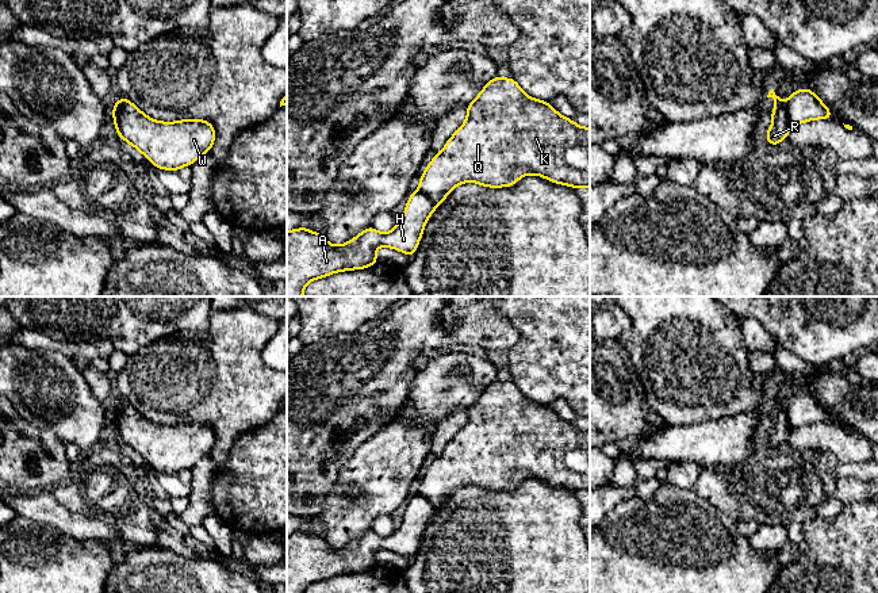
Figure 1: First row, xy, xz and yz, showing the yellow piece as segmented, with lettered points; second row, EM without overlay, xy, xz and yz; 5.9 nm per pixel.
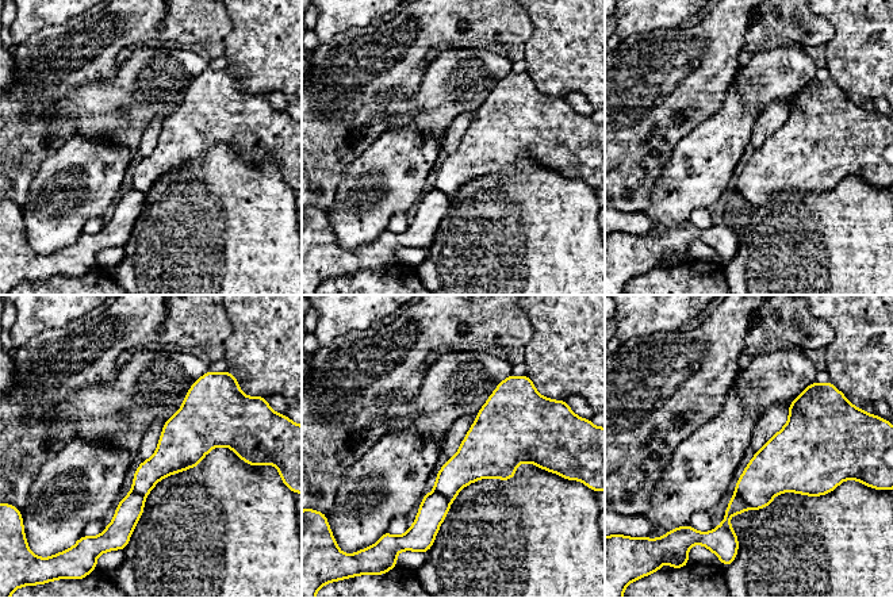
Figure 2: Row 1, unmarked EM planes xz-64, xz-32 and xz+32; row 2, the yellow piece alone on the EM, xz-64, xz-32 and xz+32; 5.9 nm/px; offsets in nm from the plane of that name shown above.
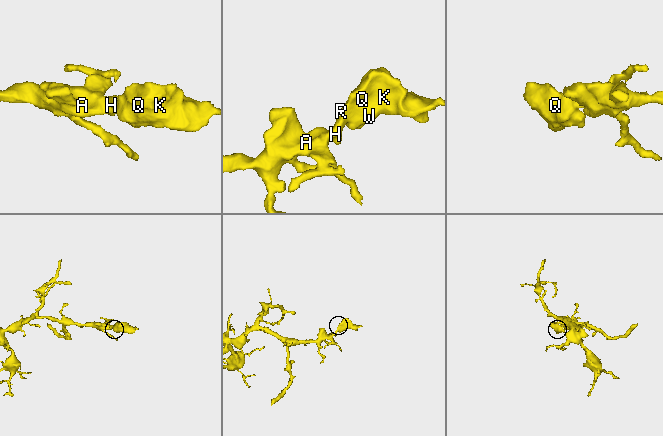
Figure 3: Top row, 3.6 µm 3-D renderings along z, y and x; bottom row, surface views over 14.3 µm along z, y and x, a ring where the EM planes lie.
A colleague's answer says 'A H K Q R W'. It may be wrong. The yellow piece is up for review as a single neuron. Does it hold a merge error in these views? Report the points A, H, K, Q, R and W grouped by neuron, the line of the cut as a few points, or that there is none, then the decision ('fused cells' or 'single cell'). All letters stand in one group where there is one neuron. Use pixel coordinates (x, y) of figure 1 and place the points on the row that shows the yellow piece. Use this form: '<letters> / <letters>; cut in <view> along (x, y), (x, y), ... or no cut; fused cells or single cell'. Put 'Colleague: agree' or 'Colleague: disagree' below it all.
A H / K Q R W; cut in xy along (122, 96), (119, 114), (114, 121); fused cells
Colleague: disagree

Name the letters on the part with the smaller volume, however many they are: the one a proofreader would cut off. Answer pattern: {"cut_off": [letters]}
{"cut_off": ["K", "Q", "R", "W"]}

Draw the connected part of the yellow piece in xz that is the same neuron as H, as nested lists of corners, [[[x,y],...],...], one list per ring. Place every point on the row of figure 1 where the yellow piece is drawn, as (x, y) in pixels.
[[[418,190],[410,194],[402,221],[391,232],[380,233],[369,226],[338,246],[307,227],[287,232],[287,296],[303,296],[311,280],[377,264],[376,249],[379,246],[392,248],[411,259],[436,207]]]

